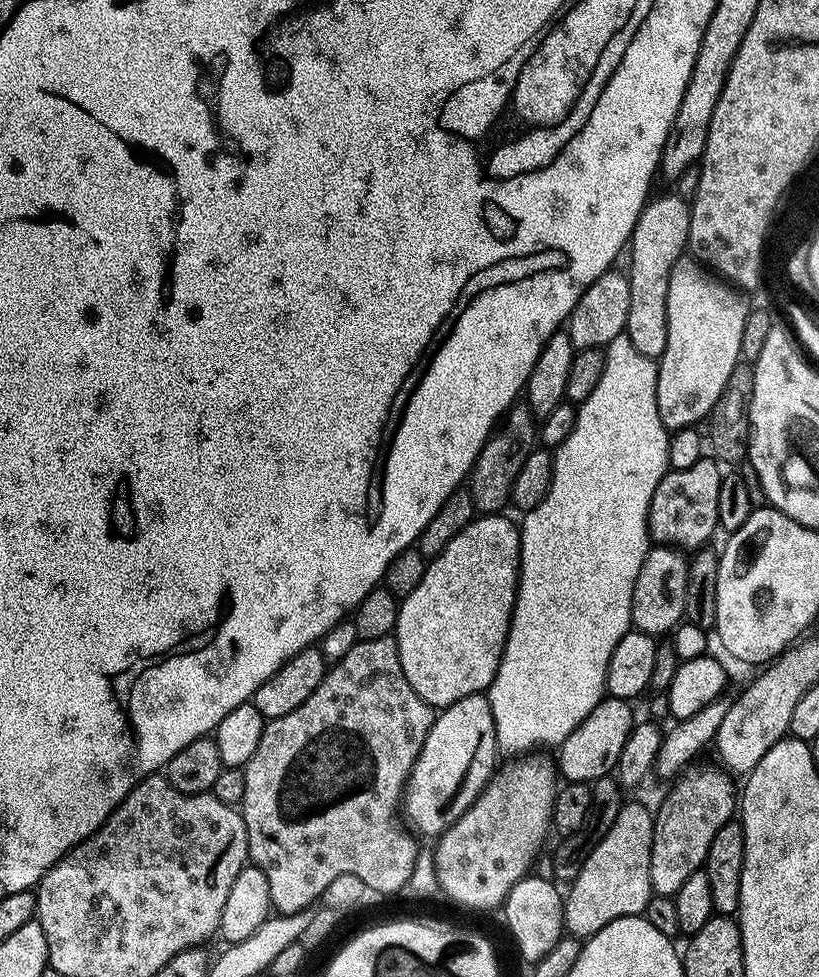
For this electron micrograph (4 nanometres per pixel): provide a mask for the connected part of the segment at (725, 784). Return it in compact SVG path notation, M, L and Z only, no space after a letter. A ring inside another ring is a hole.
M715 767L685 771L661 802L660 809L655 809L654 842L650 850L650 882L655 895L675 897L682 882L703 869L714 834L737 815L738 784L723 767Z

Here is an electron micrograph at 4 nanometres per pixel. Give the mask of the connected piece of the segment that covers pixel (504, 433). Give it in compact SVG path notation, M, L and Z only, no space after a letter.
M517 402L508 409L502 423L489 436L482 446L476 463L473 464L466 480L468 493L474 498L474 506L480 514L500 514L509 506L514 496L516 479L526 458L537 447L536 442L537 417L533 416L527 403Z

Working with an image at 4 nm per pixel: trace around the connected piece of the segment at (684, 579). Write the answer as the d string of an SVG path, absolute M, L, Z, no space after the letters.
M671 546L649 547L642 562L642 570L638 570L638 578L634 582L632 628L635 631L660 638L663 637L663 632L664 635L671 633L672 629L685 619L689 561L689 557L683 551Z

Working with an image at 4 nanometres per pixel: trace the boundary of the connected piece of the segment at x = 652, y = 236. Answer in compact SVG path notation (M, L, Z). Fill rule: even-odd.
M660 196L649 199L644 205L636 228L632 231L630 252L632 248L632 269L627 269L626 275L630 282L630 314L626 334L638 350L638 354L659 361L660 355L666 350L668 337L668 283L670 270L674 262L682 259L688 243L690 204L680 196Z

